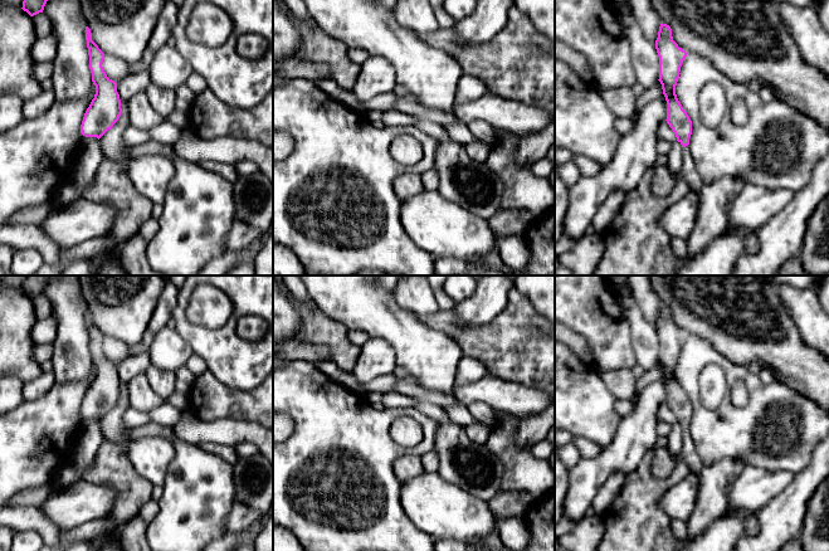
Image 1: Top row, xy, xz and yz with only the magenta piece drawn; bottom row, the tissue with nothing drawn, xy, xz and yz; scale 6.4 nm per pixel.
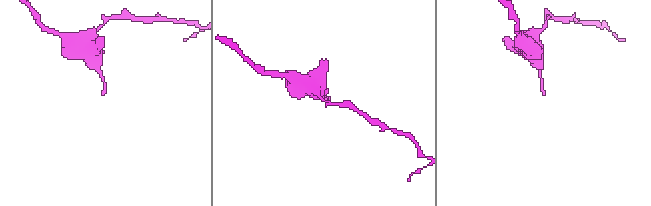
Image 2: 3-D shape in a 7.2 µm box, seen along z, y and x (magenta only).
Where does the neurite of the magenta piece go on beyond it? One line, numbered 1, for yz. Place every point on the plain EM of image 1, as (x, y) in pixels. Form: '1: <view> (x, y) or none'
1: none

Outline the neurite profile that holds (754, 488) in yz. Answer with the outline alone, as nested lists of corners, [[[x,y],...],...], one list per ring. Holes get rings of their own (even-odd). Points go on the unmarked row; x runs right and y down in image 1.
[[[745,467],[732,486],[725,513],[736,515],[740,511],[757,513],[780,494],[794,477],[786,470]]]

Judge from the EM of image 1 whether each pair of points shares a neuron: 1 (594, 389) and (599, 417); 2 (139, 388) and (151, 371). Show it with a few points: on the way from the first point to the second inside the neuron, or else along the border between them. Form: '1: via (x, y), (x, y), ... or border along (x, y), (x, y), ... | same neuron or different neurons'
1: via (594, 395), (594, 410) | same neuron
2: border along (144, 372), (149, 385), (164, 400) | different neurons

